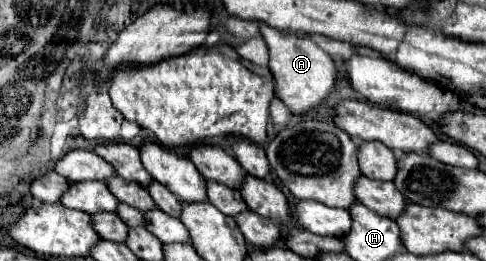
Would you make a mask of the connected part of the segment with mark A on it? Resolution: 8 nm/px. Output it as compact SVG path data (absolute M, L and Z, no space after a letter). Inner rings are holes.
M261 24L261 34L269 48L269 70L275 80L275 94L283 100L283 104L297 116L303 116L313 106L321 104L321 100L335 86L335 64L309 36L295 32L281 32L277 28L269 28Z

